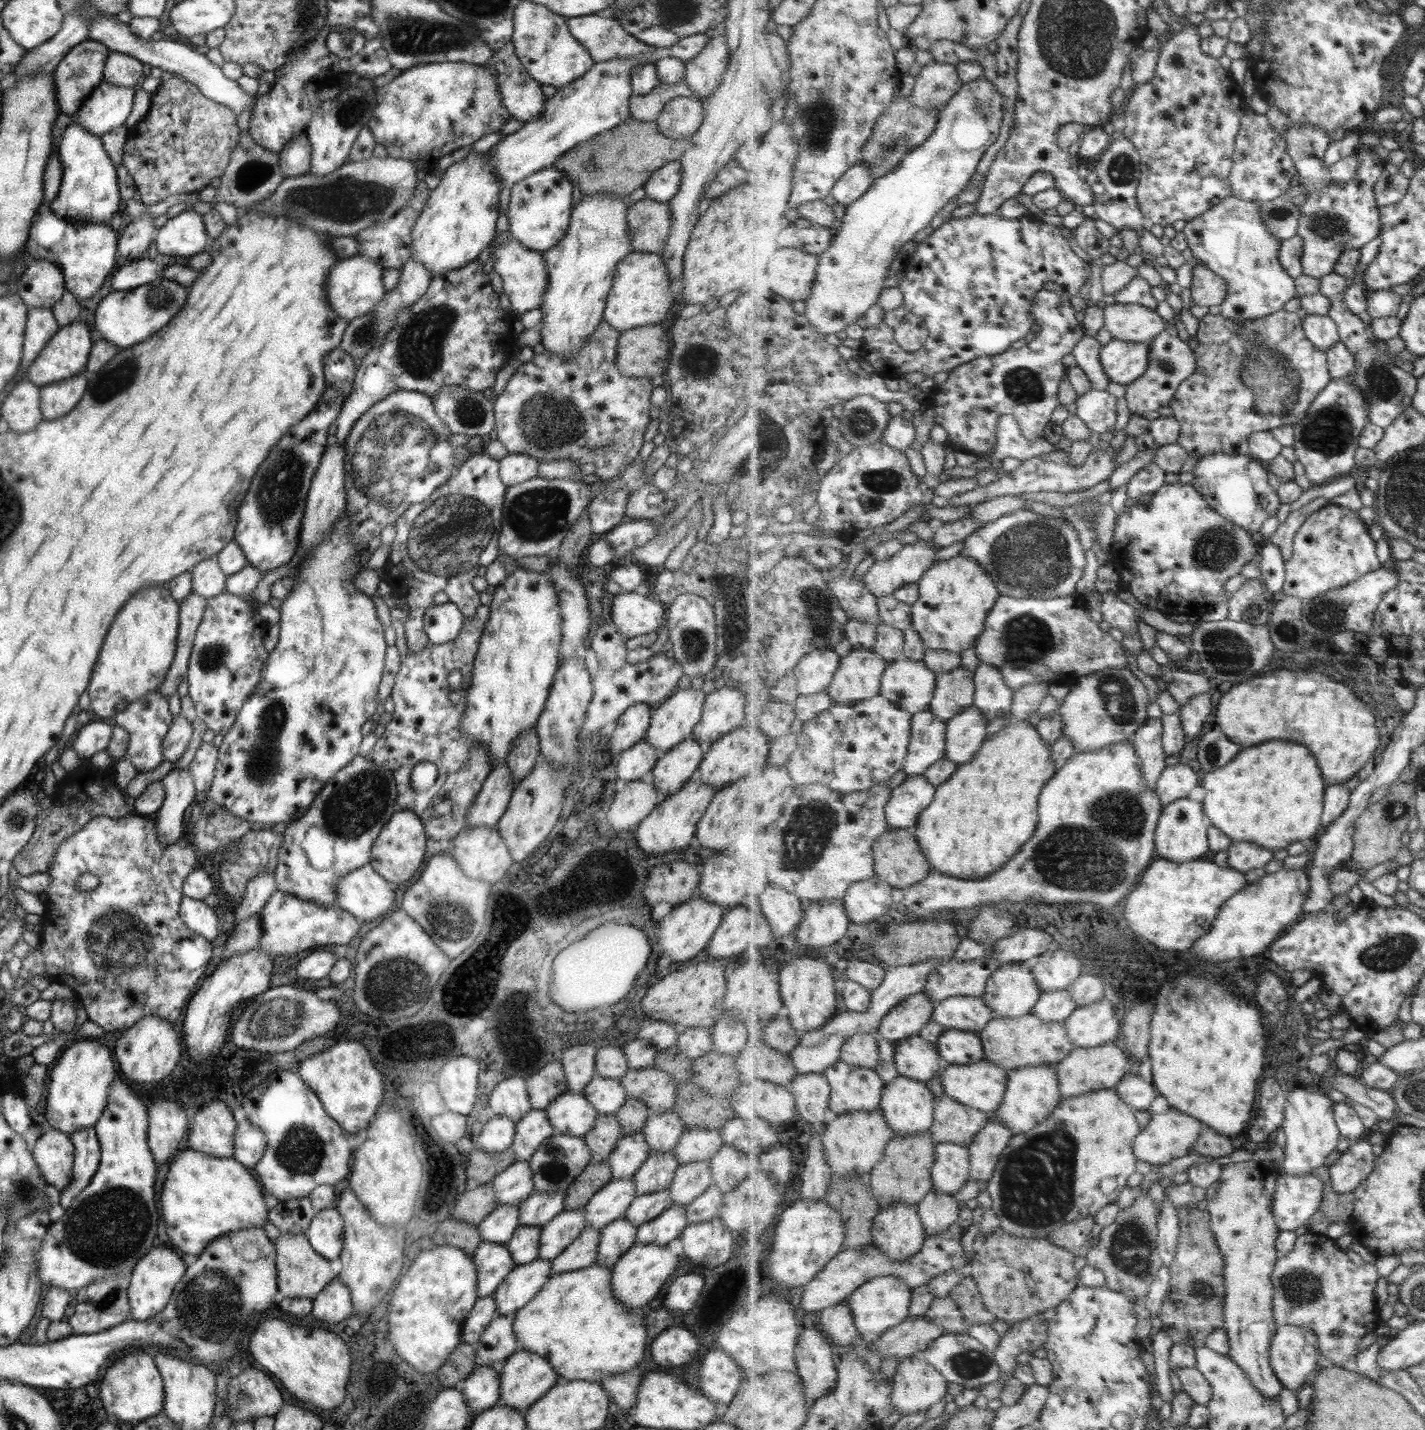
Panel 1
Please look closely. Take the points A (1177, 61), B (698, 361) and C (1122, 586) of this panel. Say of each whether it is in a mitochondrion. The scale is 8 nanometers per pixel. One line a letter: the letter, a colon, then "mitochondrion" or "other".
A: other
B: mitochondrion
C: other

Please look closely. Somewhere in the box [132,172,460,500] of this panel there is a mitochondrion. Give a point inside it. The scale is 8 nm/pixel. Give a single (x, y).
(347, 199)

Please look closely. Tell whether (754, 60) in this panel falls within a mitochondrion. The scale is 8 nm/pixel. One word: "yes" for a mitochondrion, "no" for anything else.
no

